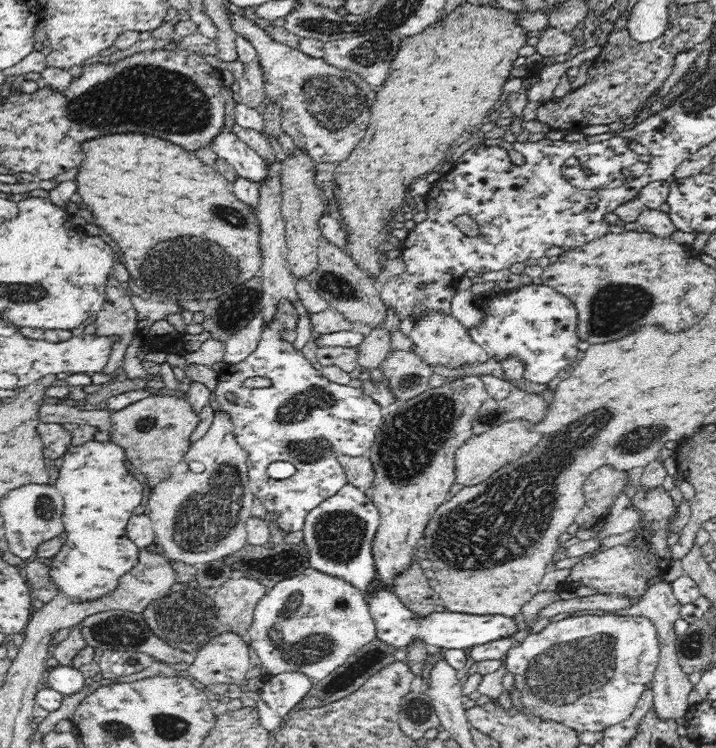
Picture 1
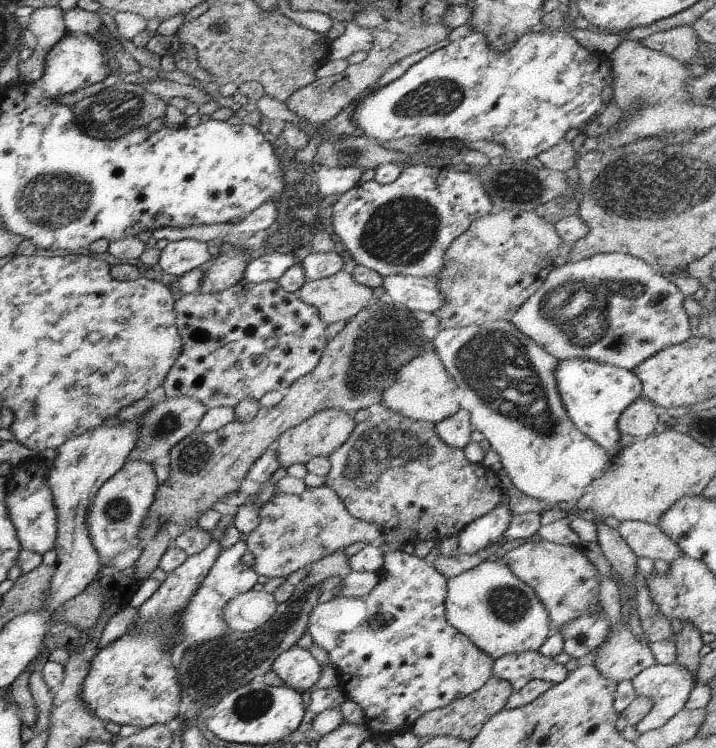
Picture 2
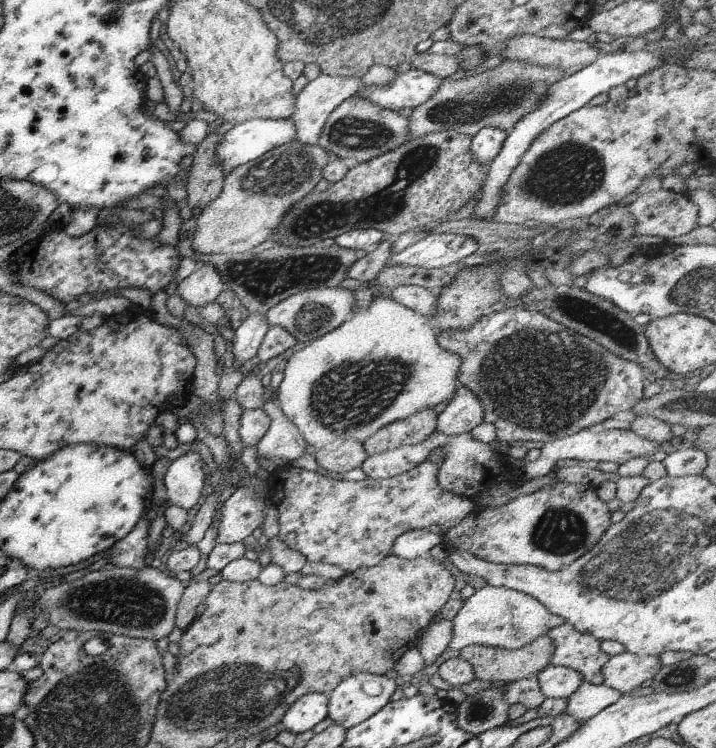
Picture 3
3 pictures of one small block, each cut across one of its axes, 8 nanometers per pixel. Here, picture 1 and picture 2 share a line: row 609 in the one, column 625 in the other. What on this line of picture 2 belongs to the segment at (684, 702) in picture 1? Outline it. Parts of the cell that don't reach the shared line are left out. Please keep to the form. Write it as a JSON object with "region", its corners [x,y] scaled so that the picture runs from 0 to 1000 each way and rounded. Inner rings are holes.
{"region":[[[838,767],[838,802],[837,807],[844,814],[845,822],[849,829],[856,834],[866,834],[865,842],[858,842],[851,850],[851,854],[835,866],[835,874],[830,880],[830,890],[832,896],[844,906],[860,910],[862,913],[869,909],[880,909],[887,904],[891,904],[897,896],[902,893],[919,889],[911,869],[902,862],[897,862],[894,857],[890,857],[883,848],[883,840],[880,838],[878,826],[869,829],[869,810],[866,810],[866,786],[862,778],[846,769]]]}

